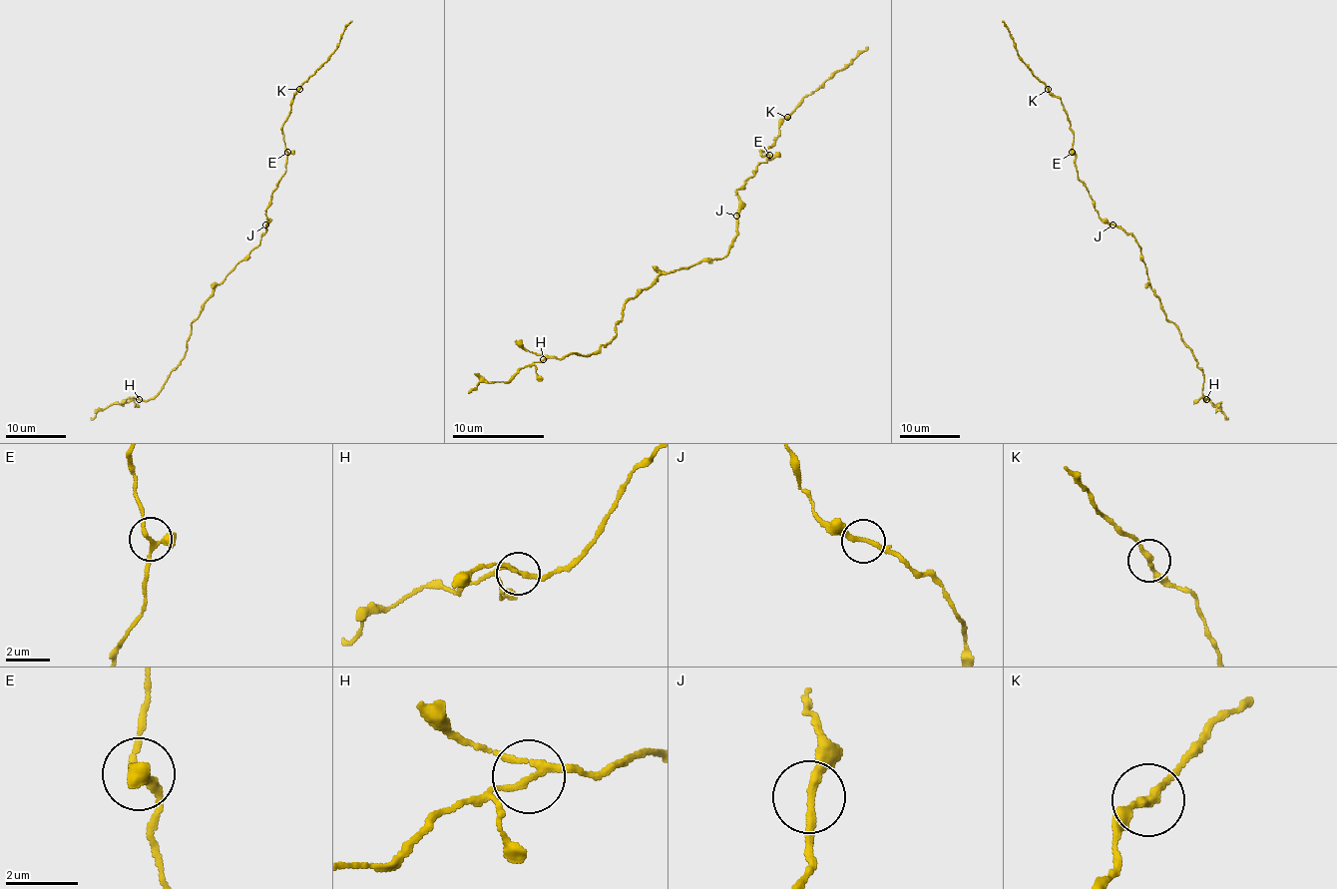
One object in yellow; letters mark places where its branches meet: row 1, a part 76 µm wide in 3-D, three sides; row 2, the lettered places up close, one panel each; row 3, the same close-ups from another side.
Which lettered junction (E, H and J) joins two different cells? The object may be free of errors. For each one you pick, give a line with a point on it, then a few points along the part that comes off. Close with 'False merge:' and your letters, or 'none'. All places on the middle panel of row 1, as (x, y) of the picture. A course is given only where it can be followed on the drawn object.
False merge: none

